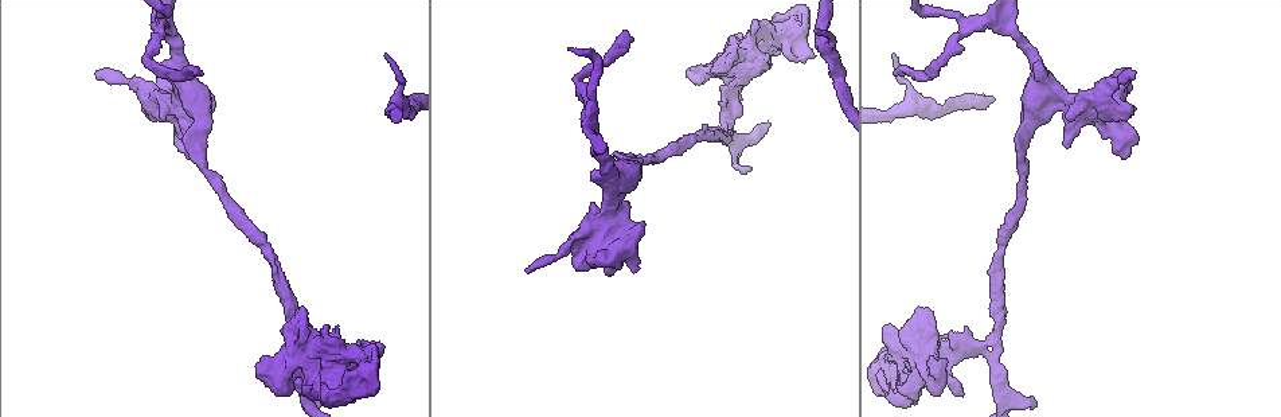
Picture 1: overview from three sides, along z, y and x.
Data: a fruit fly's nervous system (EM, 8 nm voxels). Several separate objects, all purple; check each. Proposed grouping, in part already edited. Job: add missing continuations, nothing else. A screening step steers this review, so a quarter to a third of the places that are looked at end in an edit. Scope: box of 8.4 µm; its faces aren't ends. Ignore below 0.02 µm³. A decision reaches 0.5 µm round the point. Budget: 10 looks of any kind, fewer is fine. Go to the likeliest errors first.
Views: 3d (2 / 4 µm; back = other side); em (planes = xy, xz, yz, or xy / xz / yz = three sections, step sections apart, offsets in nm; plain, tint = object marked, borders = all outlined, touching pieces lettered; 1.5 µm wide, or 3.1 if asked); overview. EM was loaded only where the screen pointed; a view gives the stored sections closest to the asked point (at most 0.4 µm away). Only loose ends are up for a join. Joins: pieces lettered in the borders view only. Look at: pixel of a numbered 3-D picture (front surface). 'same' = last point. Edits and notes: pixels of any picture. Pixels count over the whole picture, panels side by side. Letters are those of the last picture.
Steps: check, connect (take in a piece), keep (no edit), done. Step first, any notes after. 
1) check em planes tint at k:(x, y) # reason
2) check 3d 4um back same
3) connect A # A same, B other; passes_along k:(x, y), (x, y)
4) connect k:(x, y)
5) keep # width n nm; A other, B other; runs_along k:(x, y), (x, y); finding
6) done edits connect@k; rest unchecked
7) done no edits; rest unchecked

check em planes borders at 1:(893, 55) # branch stops here

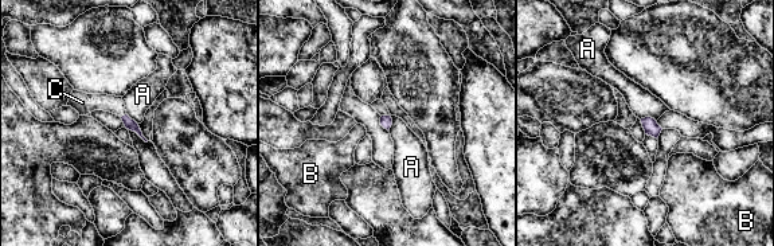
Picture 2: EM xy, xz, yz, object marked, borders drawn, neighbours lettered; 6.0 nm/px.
connect C # A other, B other, C same; the neuron continues

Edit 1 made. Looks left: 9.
check overview # redraw

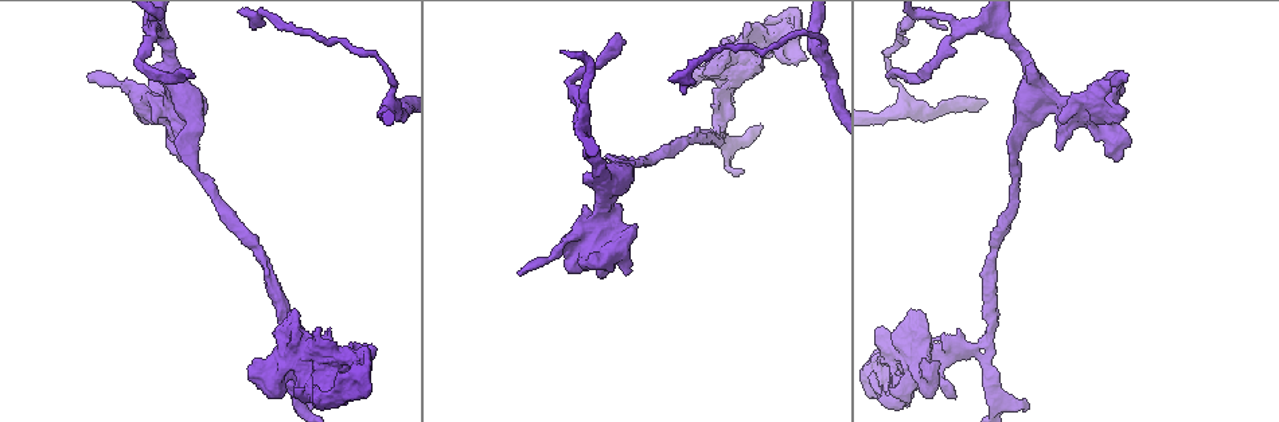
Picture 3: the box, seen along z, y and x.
check em planes borders at 3:(618, 32) # free end

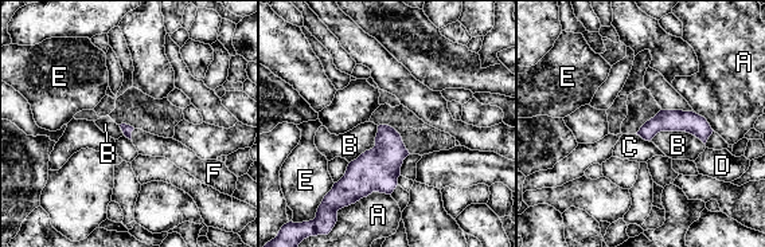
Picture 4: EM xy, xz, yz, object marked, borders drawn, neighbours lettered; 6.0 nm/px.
connect F # A other, B other, C other, D other, E other, F same; passes_along 4:(127, 129), (131, 134), (147, 144); the neuron continues

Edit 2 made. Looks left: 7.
check em yz step 8 tint at 3:(89, 74) # free end

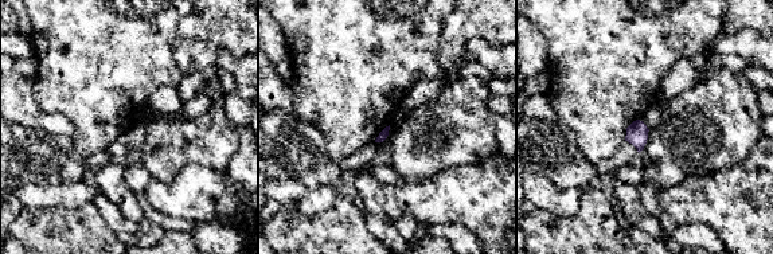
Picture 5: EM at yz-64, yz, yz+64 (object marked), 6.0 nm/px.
check em planes borders same # another direction

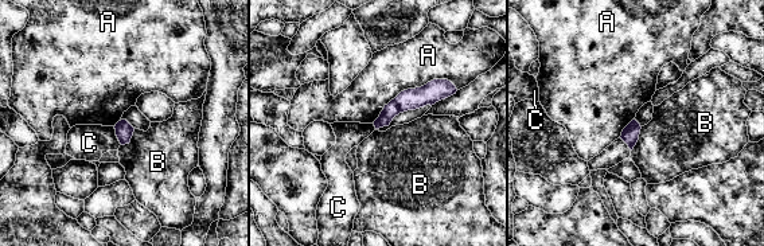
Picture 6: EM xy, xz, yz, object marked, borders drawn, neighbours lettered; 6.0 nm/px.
keep # A other, B other, C other; border 6:(457, 89), (404, 89), (373, 122); none of them fits

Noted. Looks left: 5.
check em planes borders at 3:(250, 375) # stops while still wide

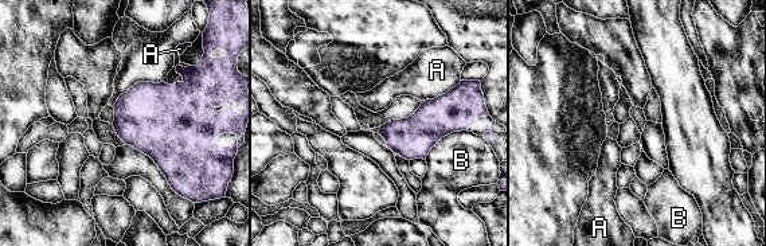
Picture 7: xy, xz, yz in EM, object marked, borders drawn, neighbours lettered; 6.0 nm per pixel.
keep # A other, B other; border 7:(460, 82), (445, 93), (422, 101); no lettered piece goes on from it

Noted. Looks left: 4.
done edits connect@2, connect@4; rest unchecked

